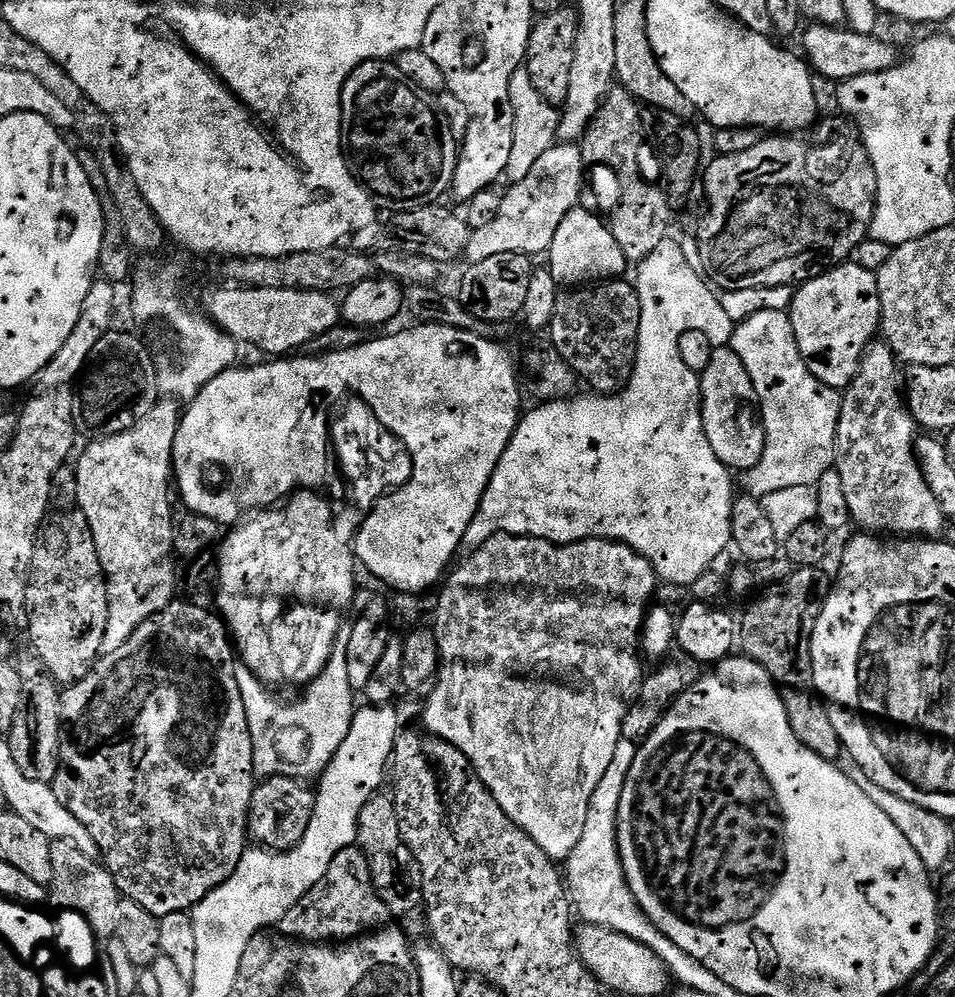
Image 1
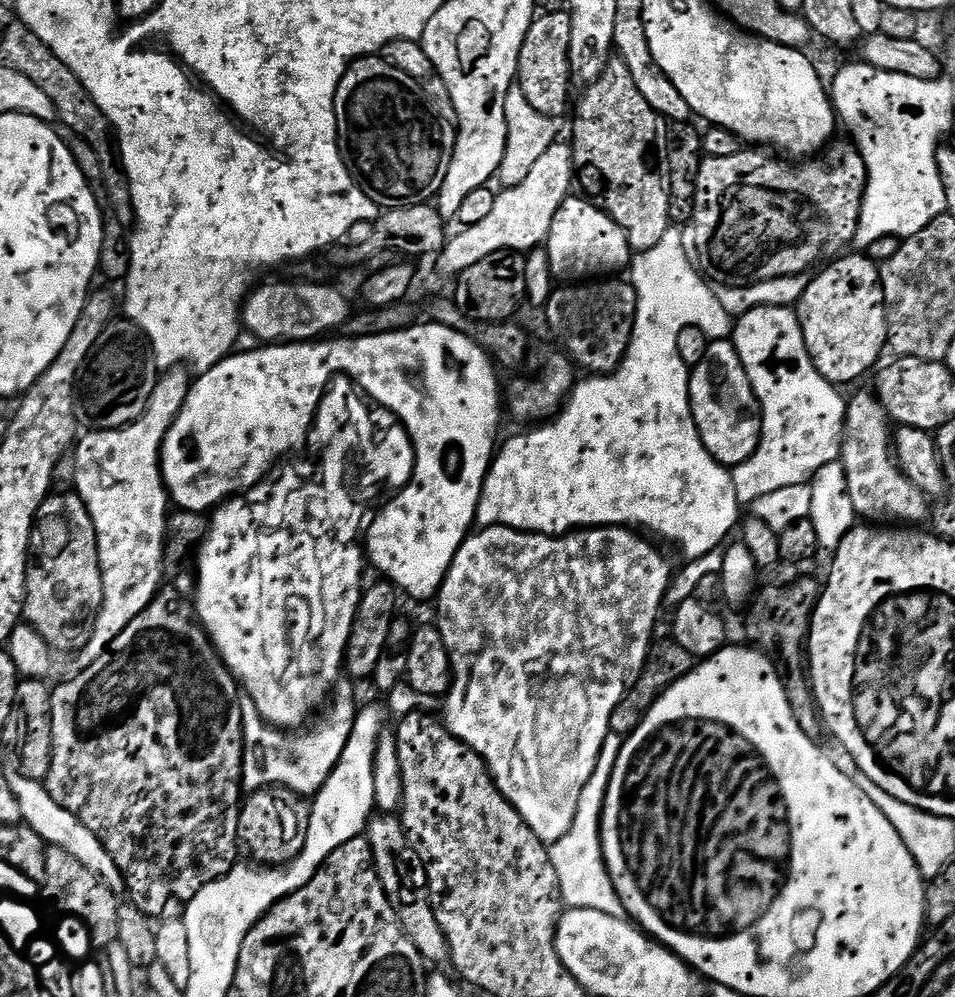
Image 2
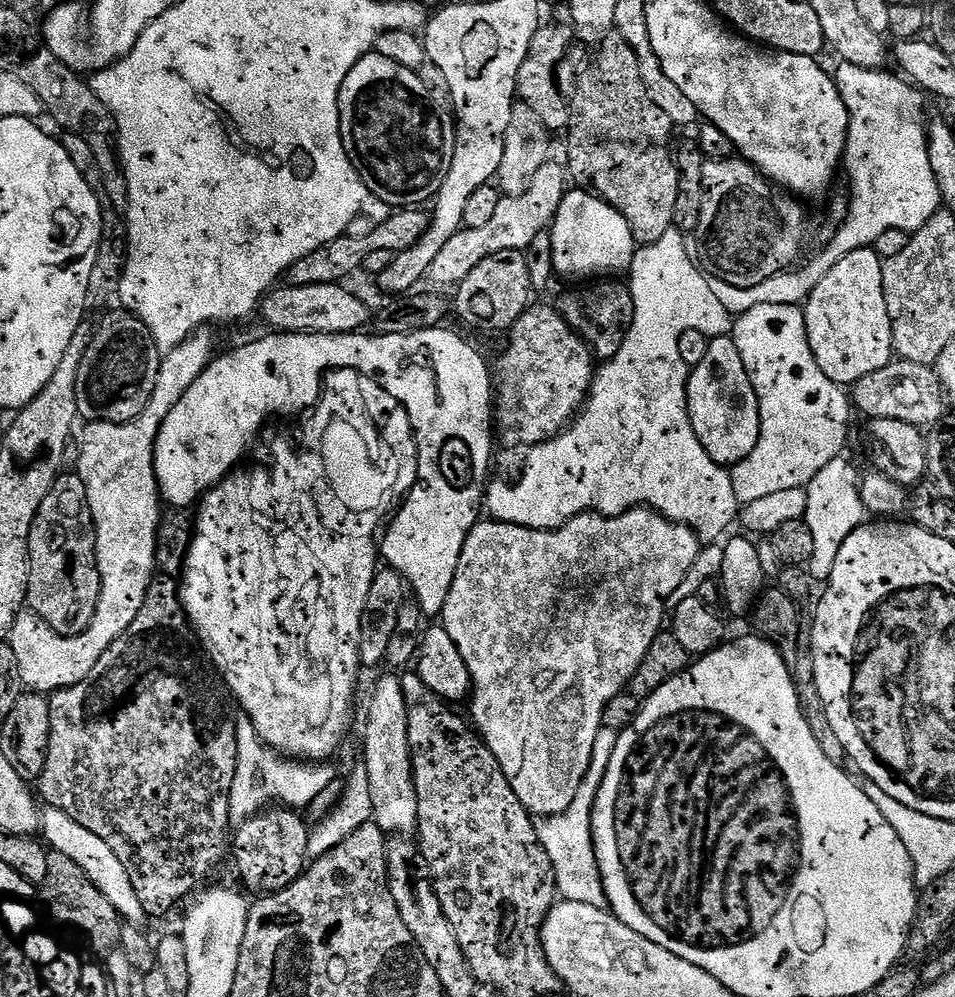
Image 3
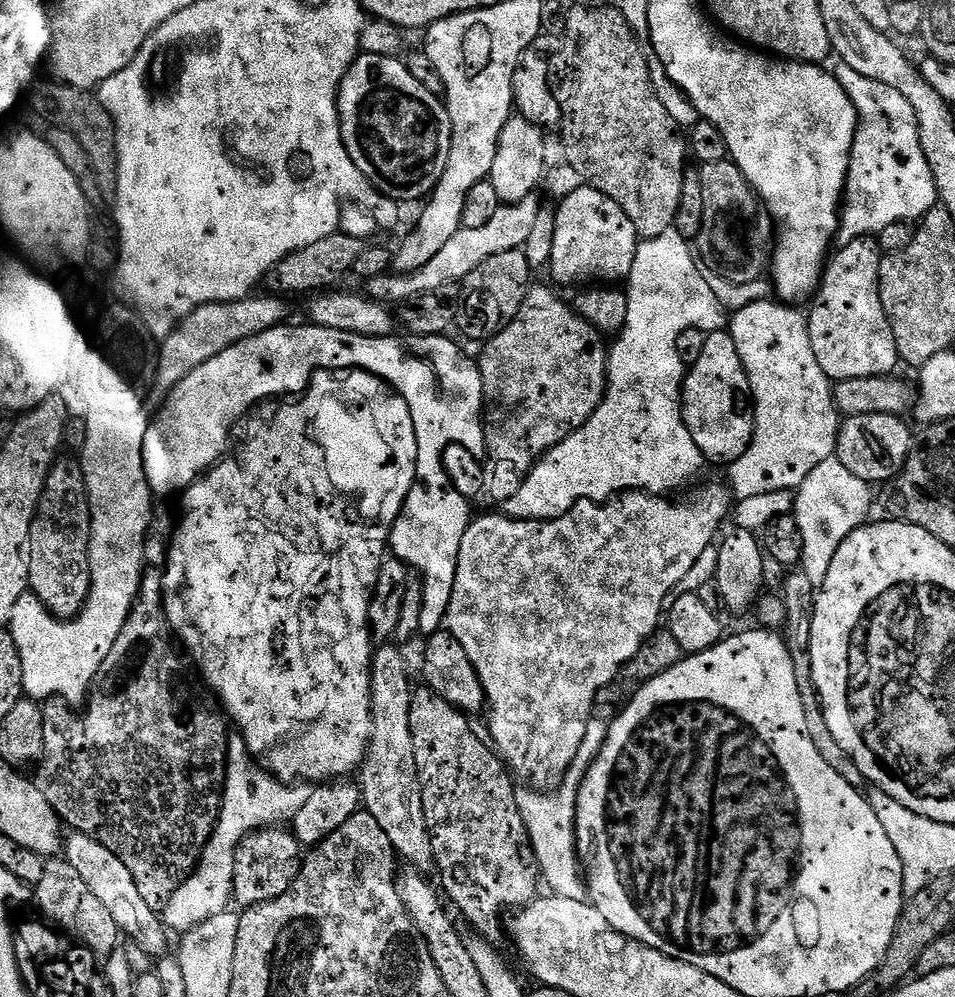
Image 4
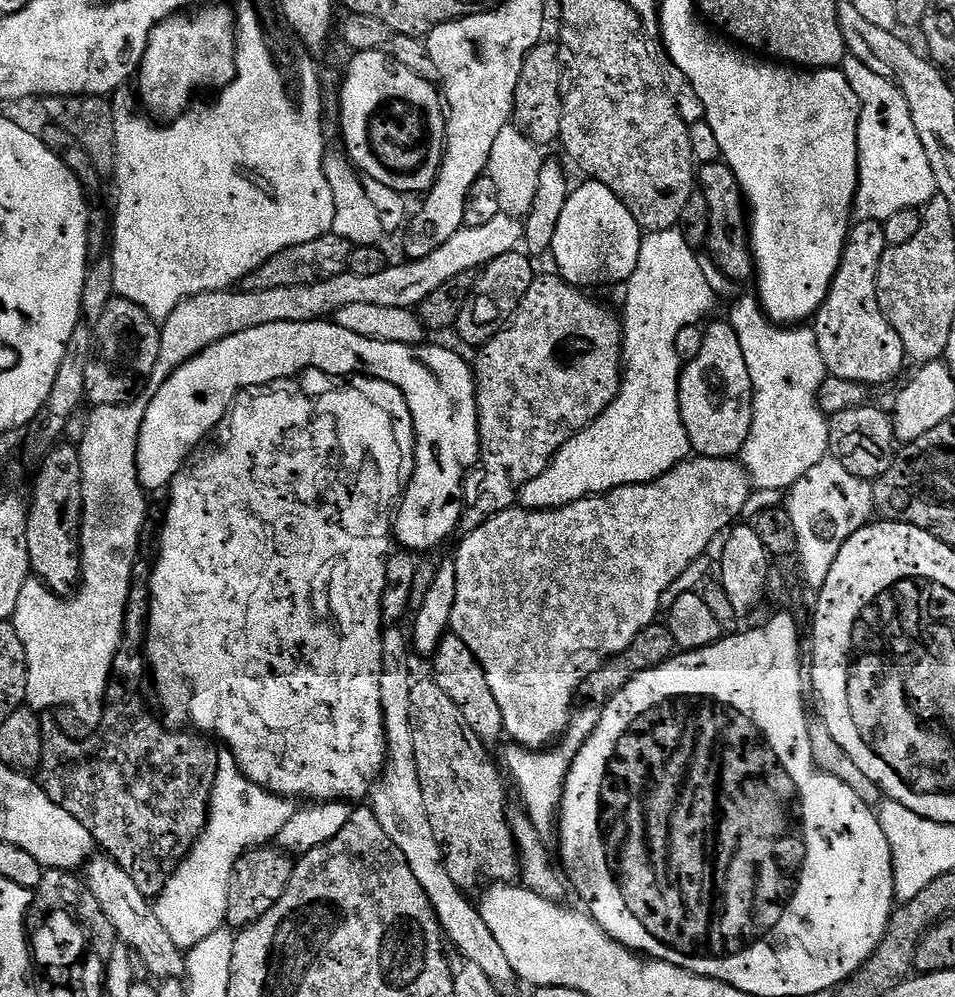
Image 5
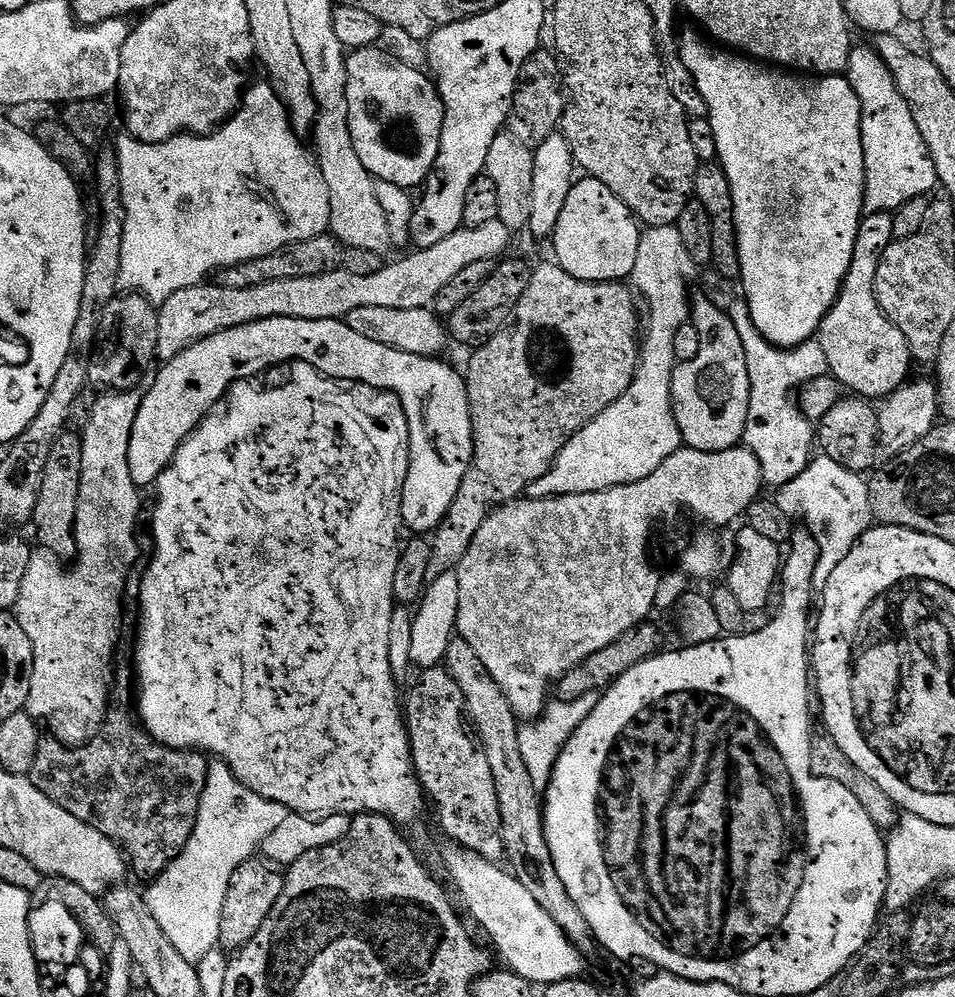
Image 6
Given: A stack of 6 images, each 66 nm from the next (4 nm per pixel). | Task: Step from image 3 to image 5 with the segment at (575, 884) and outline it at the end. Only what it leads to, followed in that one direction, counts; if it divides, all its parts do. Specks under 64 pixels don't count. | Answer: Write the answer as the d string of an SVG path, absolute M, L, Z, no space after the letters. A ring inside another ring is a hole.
M586 704L573 713L564 737L546 749L527 749L523 745L513 745L504 754L507 775L512 778L520 792L523 807L534 822L535 829L545 840L551 839L556 830L561 798L566 794L568 775L575 767L575 759L583 753L585 742L591 739L600 725L602 710L599 705Z

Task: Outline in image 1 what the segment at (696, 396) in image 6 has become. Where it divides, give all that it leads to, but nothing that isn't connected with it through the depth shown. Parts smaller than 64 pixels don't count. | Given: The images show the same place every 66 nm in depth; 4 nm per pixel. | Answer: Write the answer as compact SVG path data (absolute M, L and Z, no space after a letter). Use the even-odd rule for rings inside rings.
M731 346L713 347L710 366L706 366L700 377L700 413L706 438L714 454L736 474L749 472L762 462L764 449L764 422L760 419L760 405L756 398L754 382L742 366L742 358L734 354Z

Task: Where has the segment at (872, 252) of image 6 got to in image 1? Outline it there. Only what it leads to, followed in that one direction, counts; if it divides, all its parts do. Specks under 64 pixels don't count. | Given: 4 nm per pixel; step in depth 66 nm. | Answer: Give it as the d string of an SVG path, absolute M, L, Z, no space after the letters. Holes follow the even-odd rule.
M845 262L830 268L820 276L804 281L792 293L792 329L798 342L798 350L814 378L837 390L847 388L848 383L858 374L864 352L877 339L880 332L880 299L876 273L862 266Z

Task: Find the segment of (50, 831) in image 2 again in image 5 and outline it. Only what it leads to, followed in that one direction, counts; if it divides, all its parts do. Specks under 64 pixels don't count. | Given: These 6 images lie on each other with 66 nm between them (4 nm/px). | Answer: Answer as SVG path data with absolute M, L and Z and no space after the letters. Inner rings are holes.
M103 854L93 855L86 865L86 879L94 898L98 898L98 906L102 906L106 918L110 918L110 926L114 926L119 943L127 945L146 962L152 978L157 981L175 980L185 975L185 953L176 940L166 934L166 926L158 922L158 914L149 897L134 886L134 878L130 878L122 866Z

